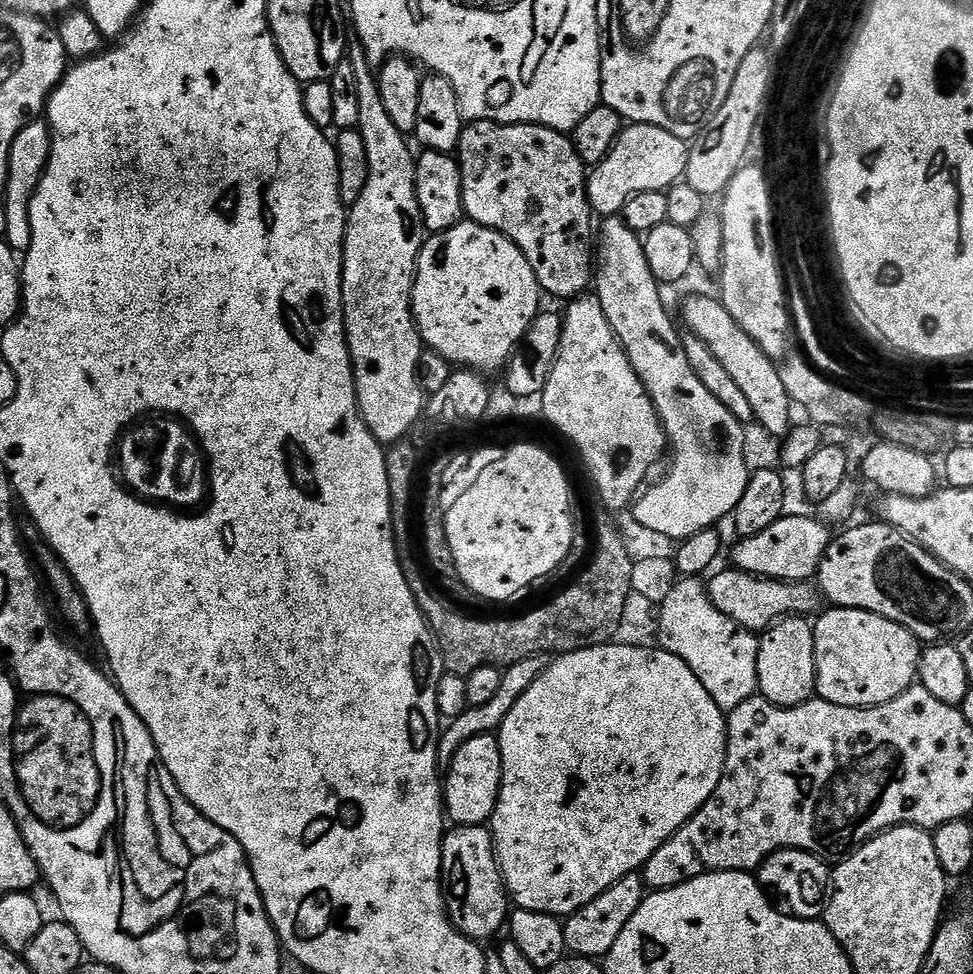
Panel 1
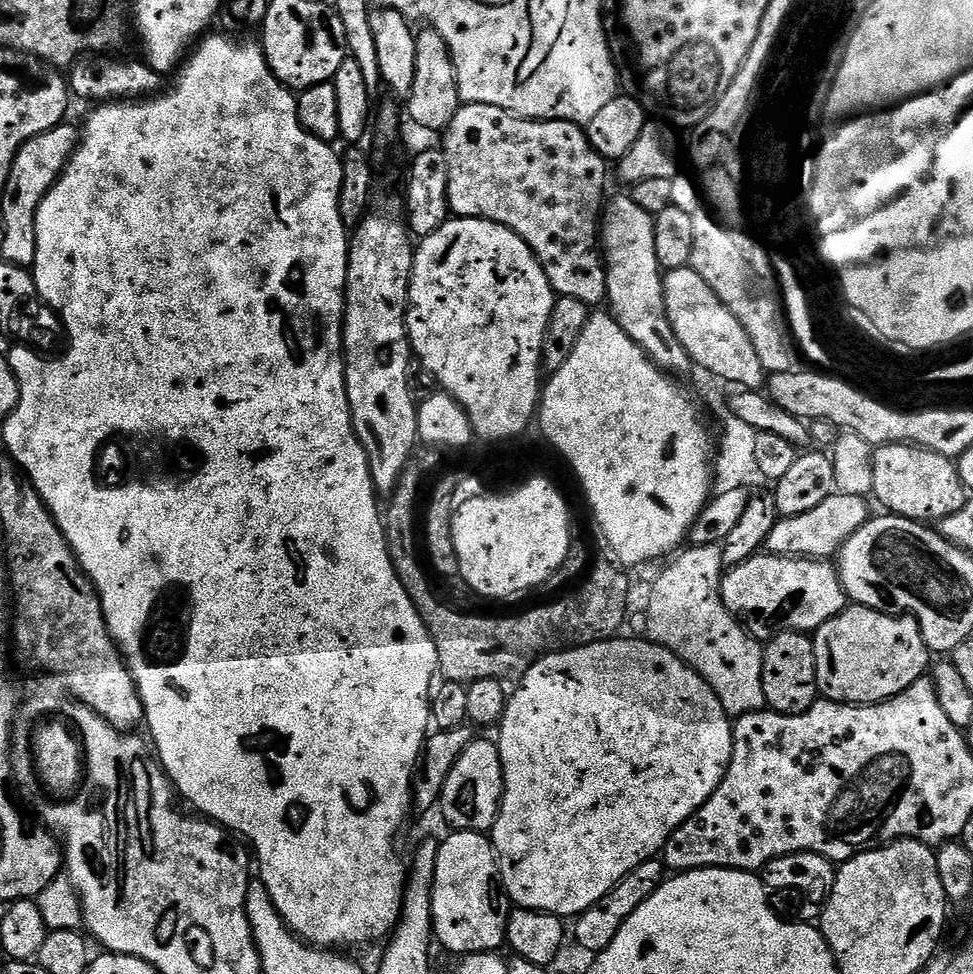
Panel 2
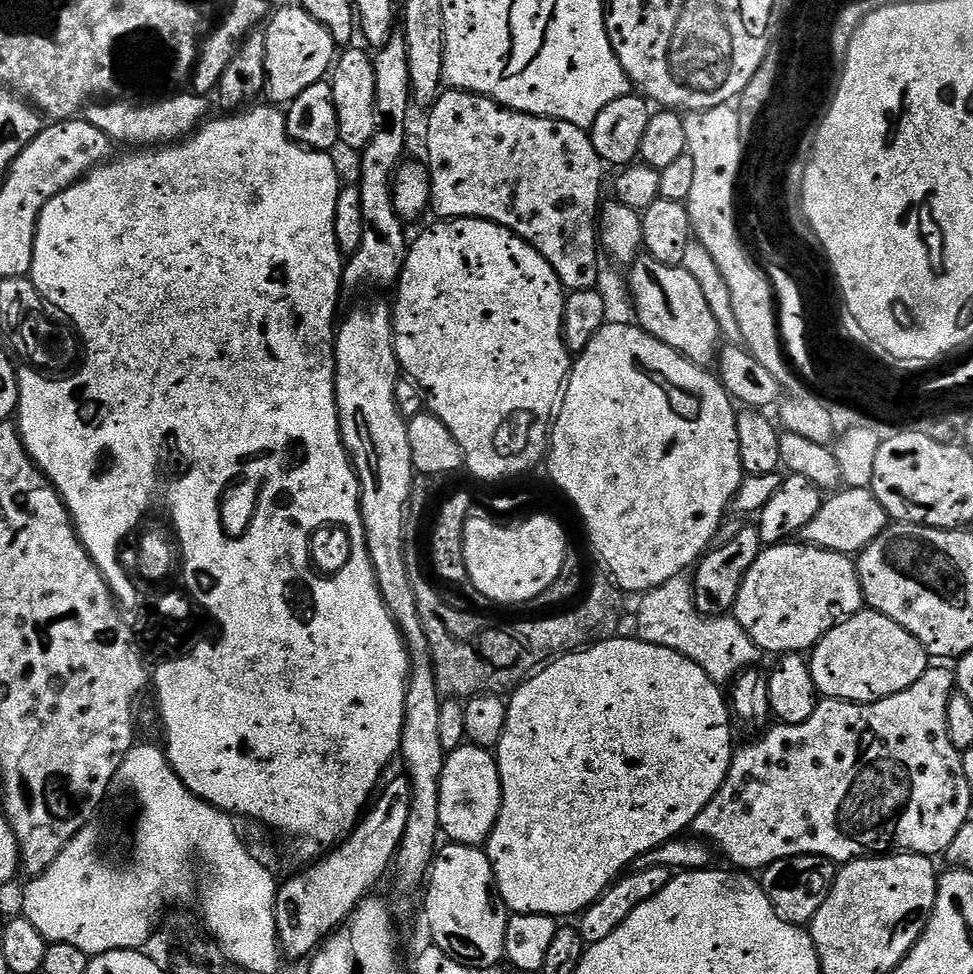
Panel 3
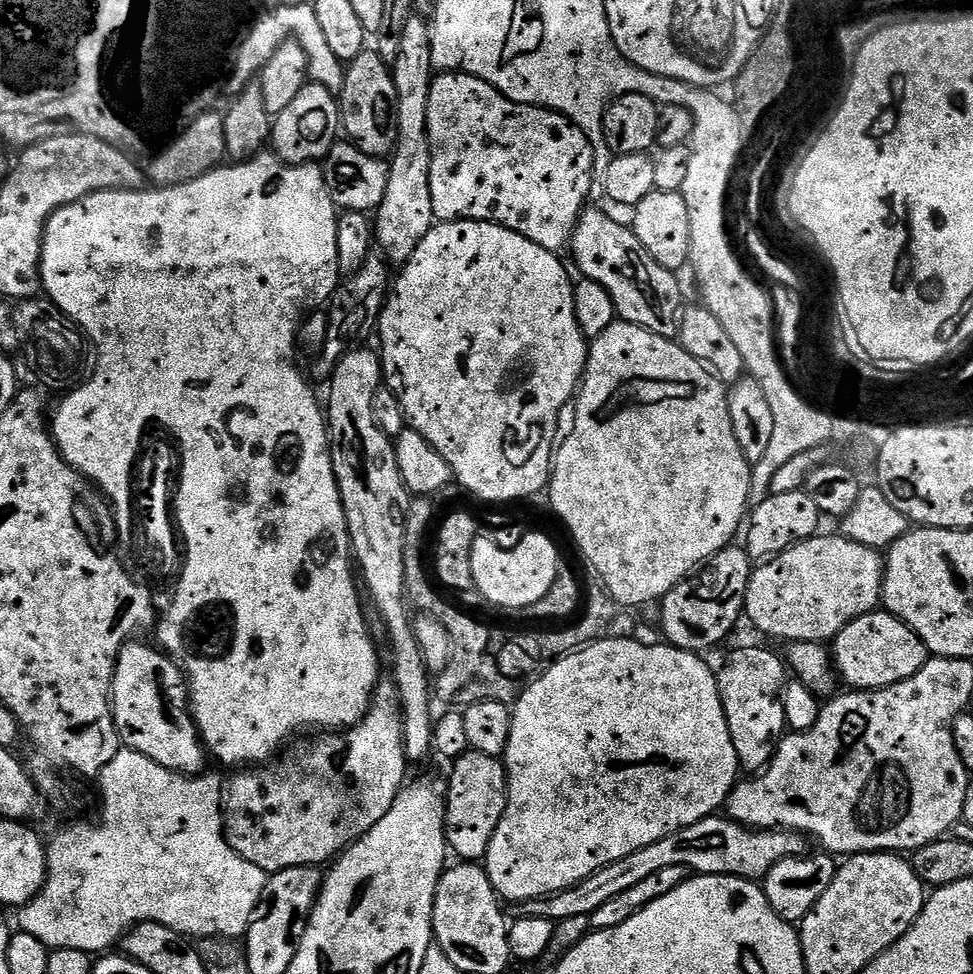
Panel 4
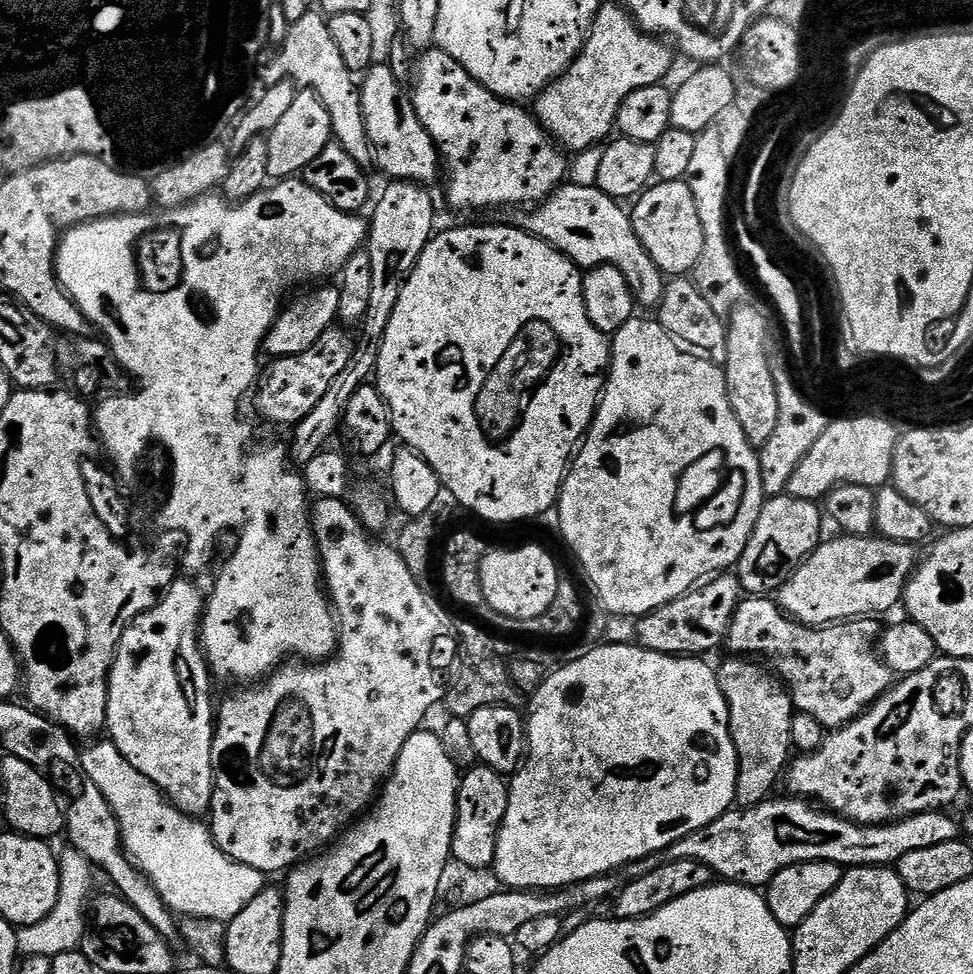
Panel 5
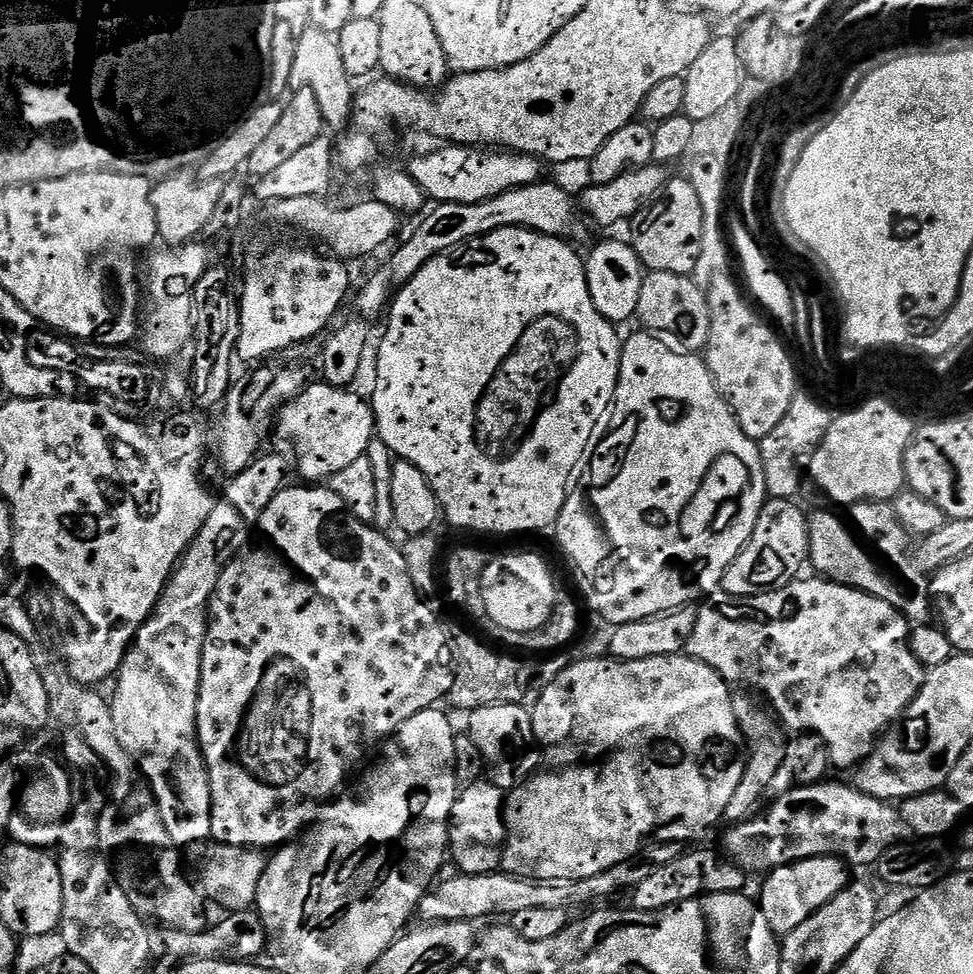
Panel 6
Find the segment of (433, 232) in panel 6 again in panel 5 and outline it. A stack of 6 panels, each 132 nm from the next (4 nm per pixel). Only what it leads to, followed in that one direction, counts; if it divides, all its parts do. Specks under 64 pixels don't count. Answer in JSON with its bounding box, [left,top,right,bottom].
[511,184,664,309]

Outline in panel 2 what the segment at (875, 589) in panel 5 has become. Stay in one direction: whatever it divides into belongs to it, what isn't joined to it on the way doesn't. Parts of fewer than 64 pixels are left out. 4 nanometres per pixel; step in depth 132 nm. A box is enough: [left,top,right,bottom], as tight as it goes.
[720,554,846,642]

